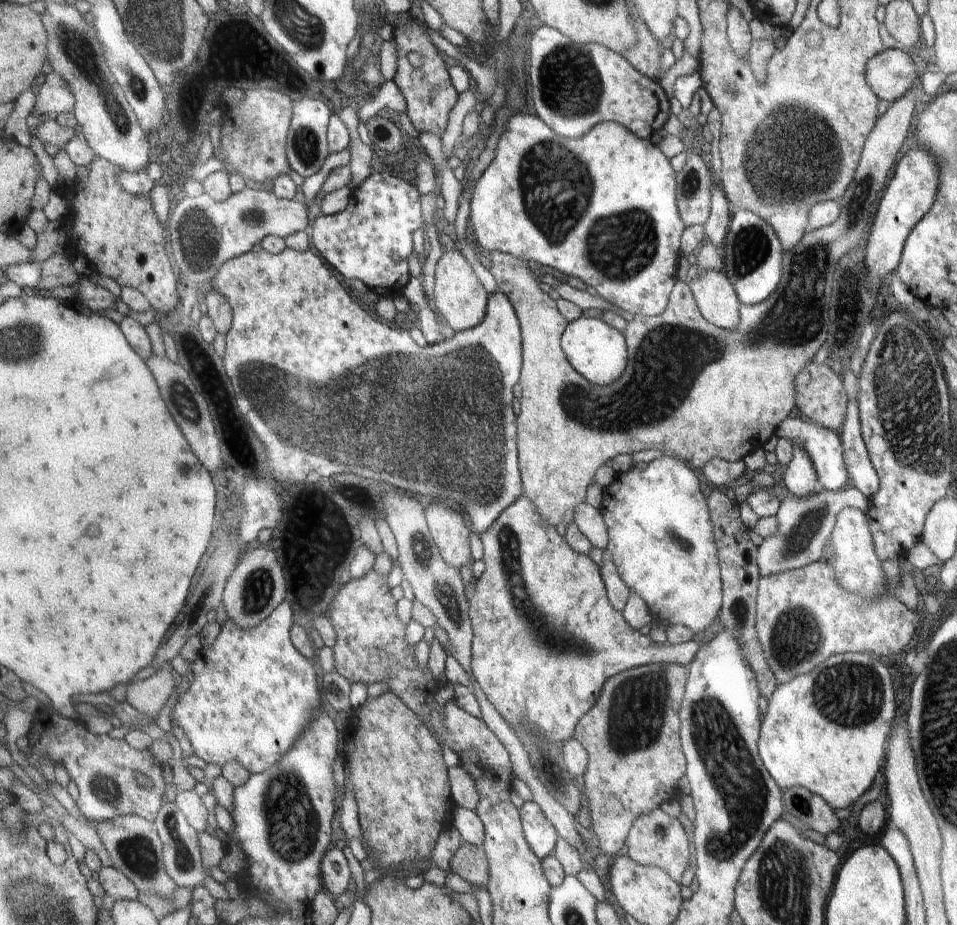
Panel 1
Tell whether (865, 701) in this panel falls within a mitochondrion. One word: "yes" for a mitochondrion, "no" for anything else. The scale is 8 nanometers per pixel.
yes

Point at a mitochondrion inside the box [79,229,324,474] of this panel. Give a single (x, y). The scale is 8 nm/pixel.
(220, 394)

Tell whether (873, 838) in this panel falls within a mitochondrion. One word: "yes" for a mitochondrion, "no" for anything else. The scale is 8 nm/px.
no

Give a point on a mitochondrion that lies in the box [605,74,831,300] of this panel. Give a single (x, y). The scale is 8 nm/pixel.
(750, 248)

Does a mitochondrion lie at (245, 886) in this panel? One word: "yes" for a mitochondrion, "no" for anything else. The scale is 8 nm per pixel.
no

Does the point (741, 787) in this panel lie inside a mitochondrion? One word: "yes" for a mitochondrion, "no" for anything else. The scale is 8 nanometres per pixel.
yes

